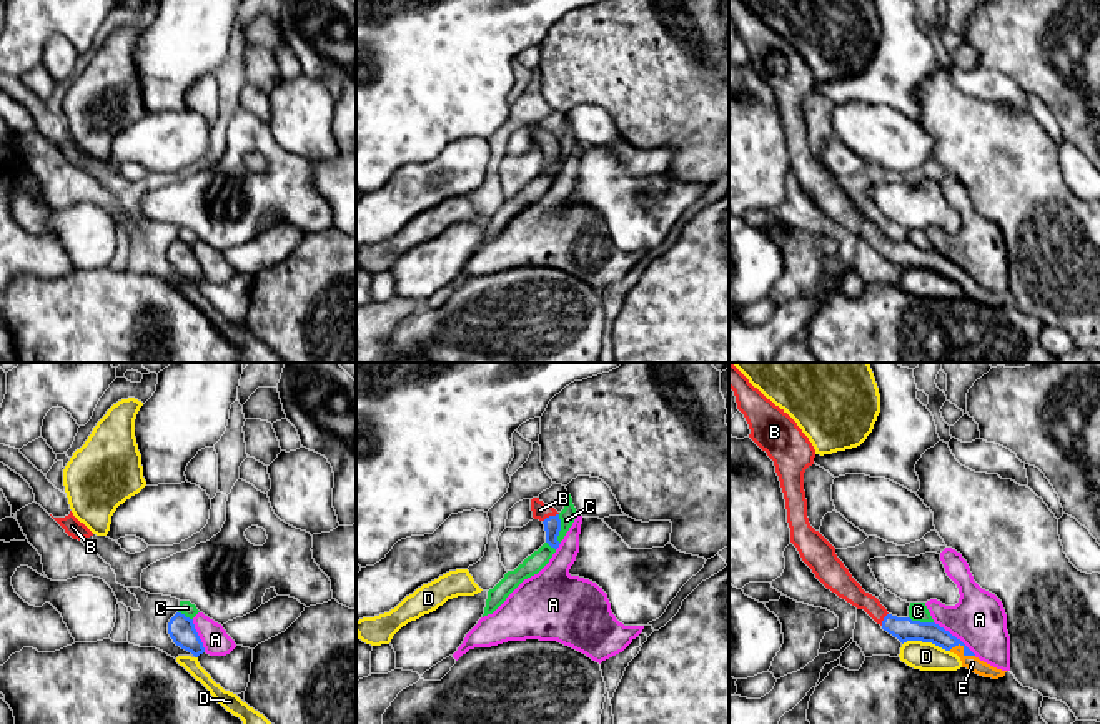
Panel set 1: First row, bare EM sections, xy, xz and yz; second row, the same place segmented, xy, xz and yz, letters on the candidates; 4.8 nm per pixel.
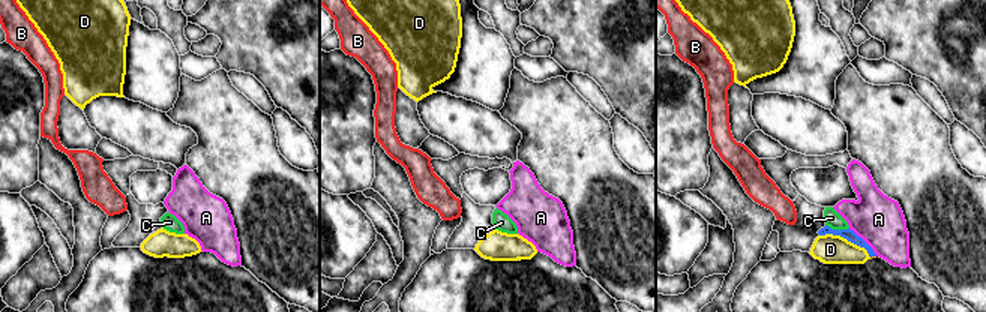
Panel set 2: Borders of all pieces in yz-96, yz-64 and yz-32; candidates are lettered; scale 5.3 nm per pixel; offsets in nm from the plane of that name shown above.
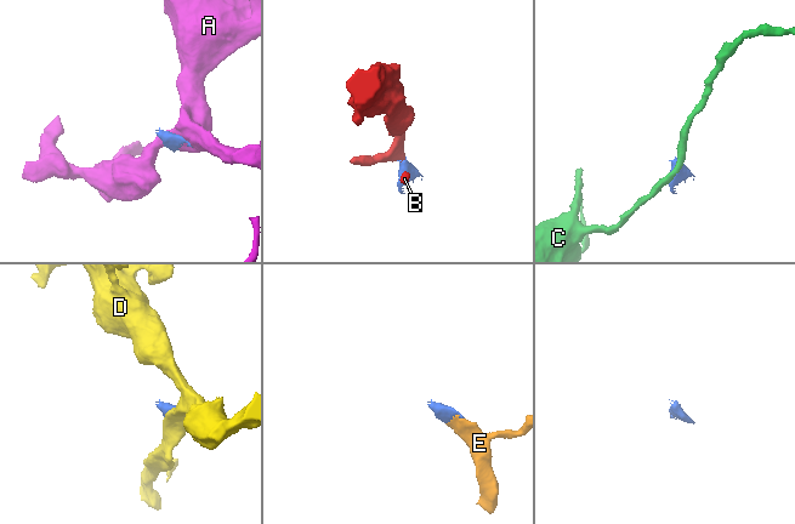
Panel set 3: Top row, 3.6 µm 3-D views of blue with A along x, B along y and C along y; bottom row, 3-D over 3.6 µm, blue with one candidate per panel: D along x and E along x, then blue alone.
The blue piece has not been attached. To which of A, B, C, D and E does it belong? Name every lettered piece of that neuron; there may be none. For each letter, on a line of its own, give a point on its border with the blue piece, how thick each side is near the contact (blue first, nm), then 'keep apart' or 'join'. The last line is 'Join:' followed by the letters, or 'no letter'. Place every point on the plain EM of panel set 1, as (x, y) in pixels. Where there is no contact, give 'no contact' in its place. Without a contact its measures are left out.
A: meets blue in yz at (954, 263); 110 nm thick on the blue side, 260 nm on the other; keep apart
B: meets blue in xz at (550, 143); 80 nm thick on the blue side, 80 nm on the other; join
C: meets blue in xz at (559, 157); 80 nm thick on the blue side, 80 nm on the other; keep apart
D: meets blue in yz at (926, 268); 110 nm thick on the blue side, 140 nm on the other; keep apart
E: meets blue in yz at (964, 277); 100 nm thick on the blue side, 70 nm on the other; join
Join: B, E

